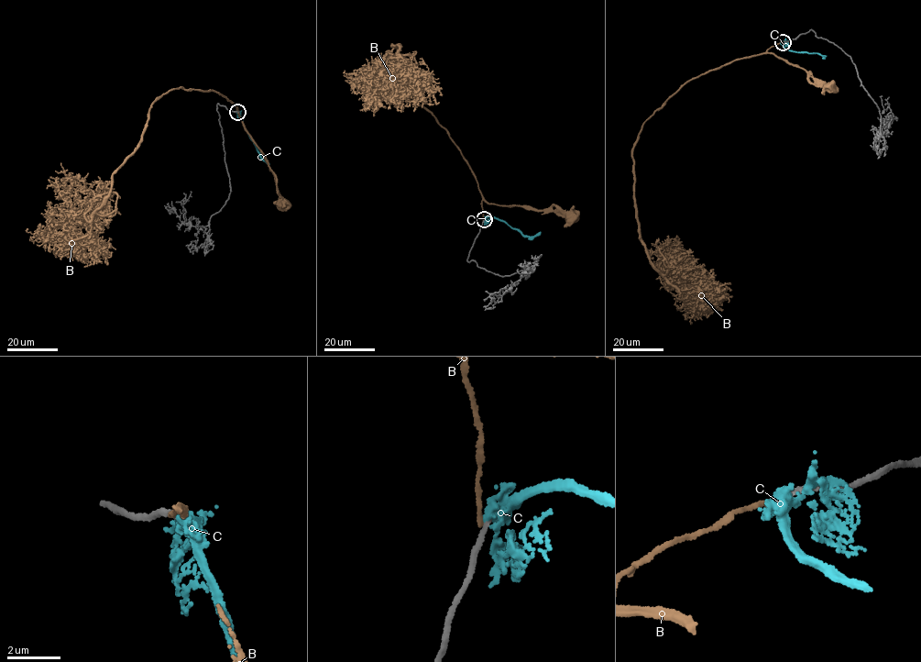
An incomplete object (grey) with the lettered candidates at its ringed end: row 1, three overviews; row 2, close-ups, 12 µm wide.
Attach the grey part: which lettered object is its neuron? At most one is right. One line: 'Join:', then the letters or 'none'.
Join: C

